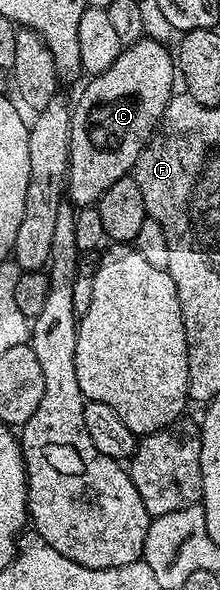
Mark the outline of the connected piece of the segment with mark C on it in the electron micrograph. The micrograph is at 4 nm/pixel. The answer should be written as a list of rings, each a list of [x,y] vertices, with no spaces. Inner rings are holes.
[[[142,39],[134,45],[122,48],[119,59],[107,67],[98,77],[86,80],[85,90],[81,93],[77,105],[72,106],[71,119],[71,151],[69,152],[69,176],[67,178],[67,197],[74,206],[93,207],[97,200],[111,187],[111,183],[119,183],[119,179],[130,176],[137,164],[142,149],[148,145],[167,103],[174,97],[173,77],[175,79],[175,57],[169,53],[159,41]]]

